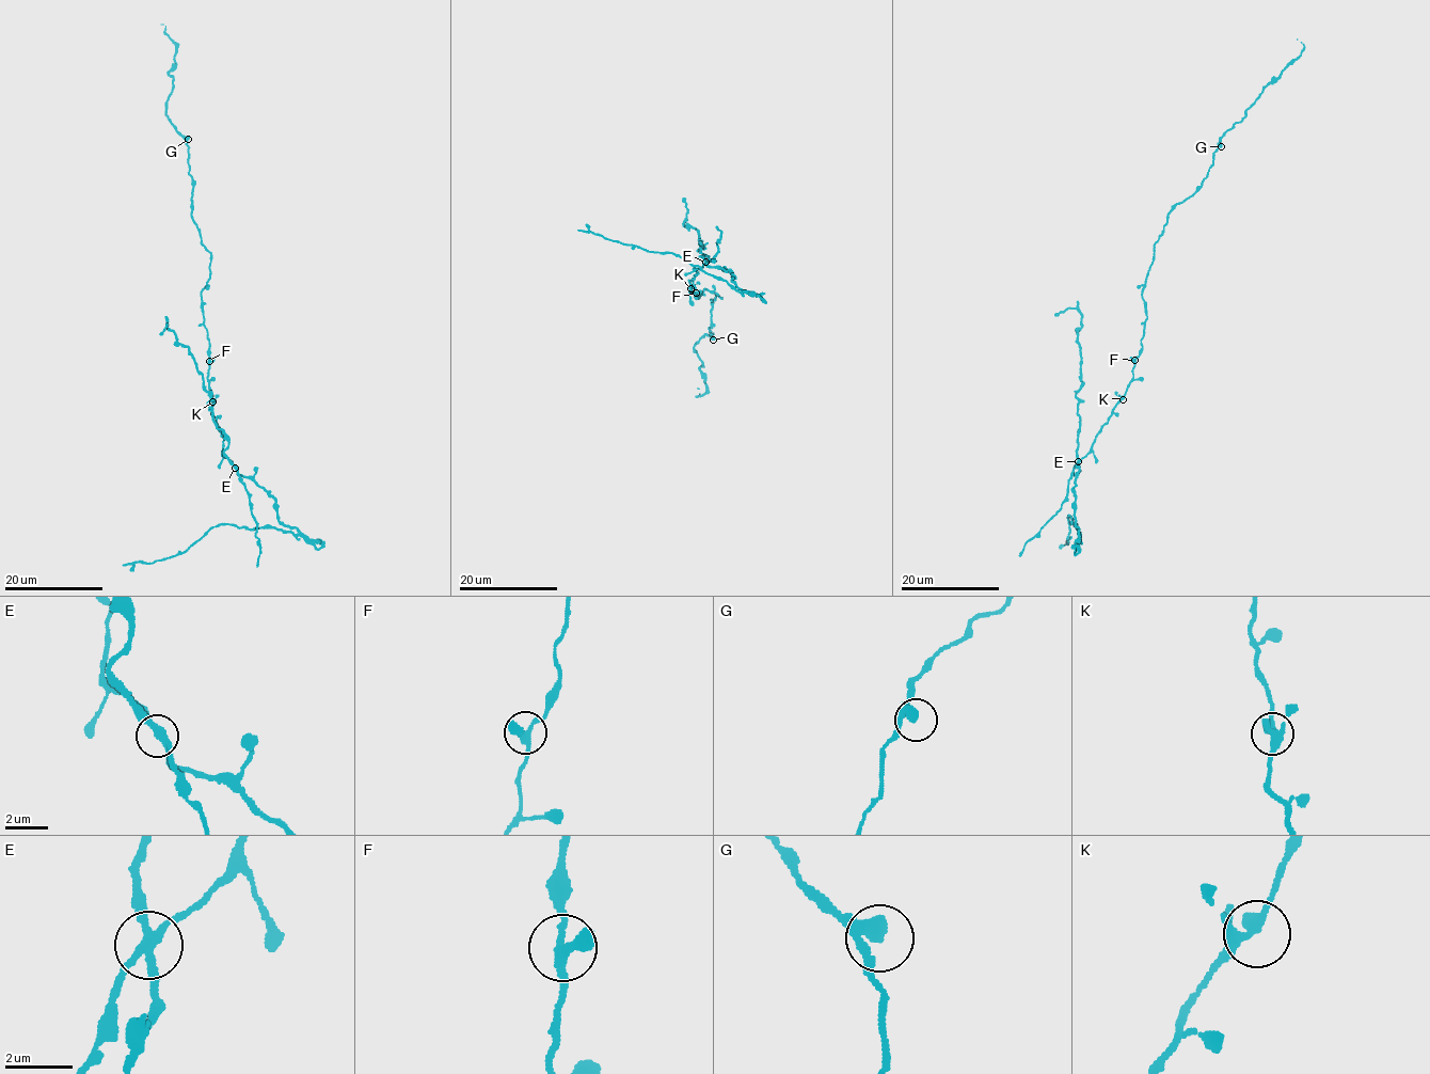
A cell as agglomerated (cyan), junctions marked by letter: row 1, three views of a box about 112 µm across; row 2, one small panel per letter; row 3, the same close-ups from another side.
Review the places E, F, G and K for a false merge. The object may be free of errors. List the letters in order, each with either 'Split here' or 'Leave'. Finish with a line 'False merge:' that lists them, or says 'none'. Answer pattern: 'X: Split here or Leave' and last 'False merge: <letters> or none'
E: Split here
F: Leave
G: Leave
K: Leave
False merge: E

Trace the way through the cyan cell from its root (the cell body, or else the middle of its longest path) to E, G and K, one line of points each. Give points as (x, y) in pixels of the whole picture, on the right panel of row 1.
E: (1135, 366), (1133, 380), (1125, 396), (1096, 435), (1091, 451), (1078, 461)
G: (1135, 366), (1147, 317), (1142, 289), (1154, 243), (1168, 214), (1195, 192), (1213, 163), (1213, 153), (1221, 146)
K: (1135, 366), (1133, 380), (1123, 399)

